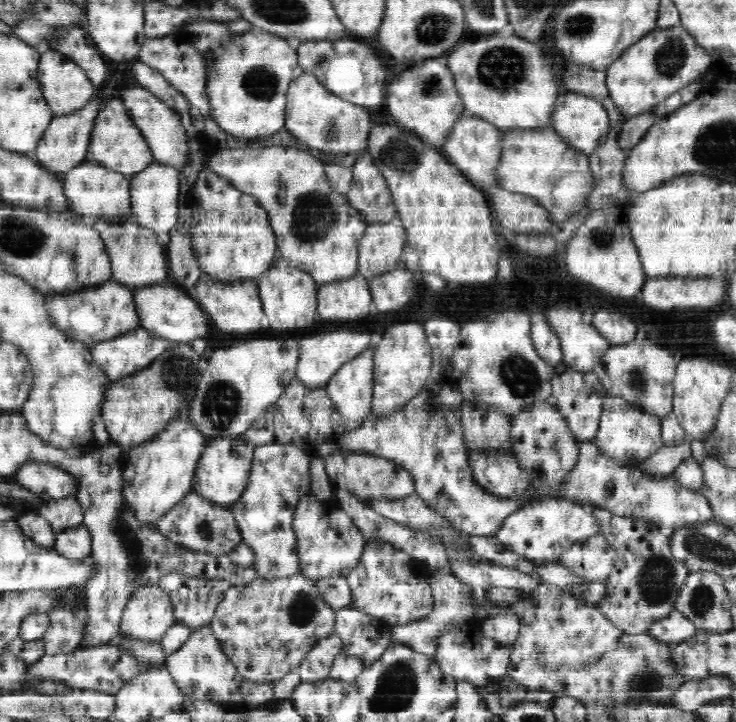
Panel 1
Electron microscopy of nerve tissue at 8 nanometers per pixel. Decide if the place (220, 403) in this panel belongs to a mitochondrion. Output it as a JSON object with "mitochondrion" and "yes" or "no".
{"mitochondrion":"yes"}

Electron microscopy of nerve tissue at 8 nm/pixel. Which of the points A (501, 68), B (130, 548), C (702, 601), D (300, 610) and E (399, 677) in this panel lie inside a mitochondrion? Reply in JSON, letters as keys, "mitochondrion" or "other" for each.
{"A":"mitochondrion","B":"mitochondrion","C":"mitochondrion","D":"mitochondrion","E":"mitochondrion"}

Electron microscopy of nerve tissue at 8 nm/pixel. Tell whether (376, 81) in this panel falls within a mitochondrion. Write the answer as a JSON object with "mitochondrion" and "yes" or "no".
{"mitochondrion":"no"}

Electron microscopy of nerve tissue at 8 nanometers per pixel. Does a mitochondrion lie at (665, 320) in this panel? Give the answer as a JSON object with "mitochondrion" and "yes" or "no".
{"mitochondrion":"no"}

